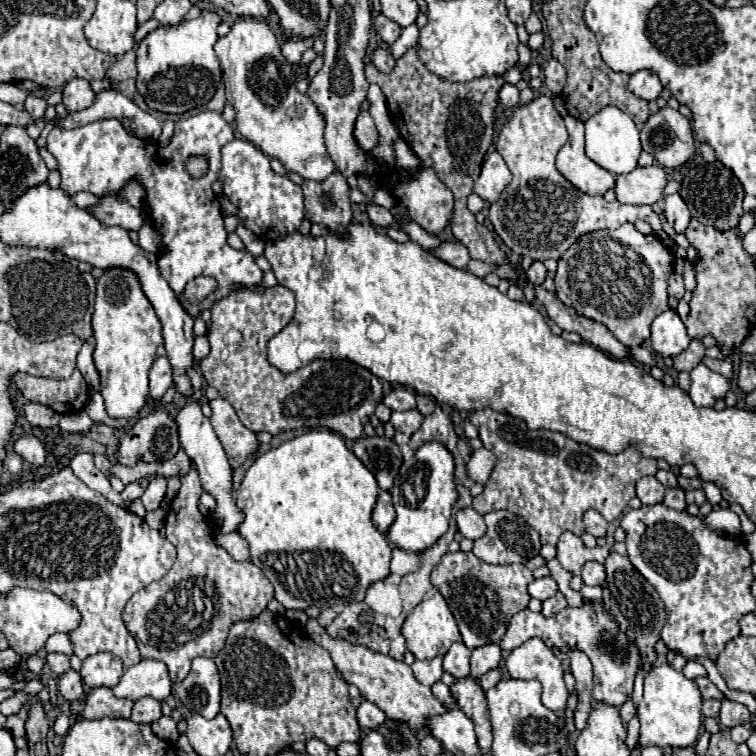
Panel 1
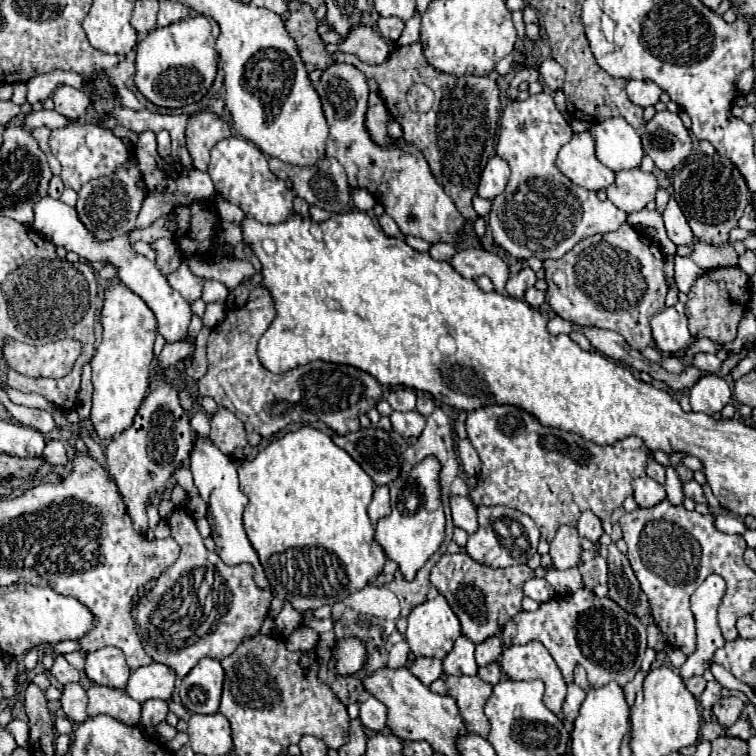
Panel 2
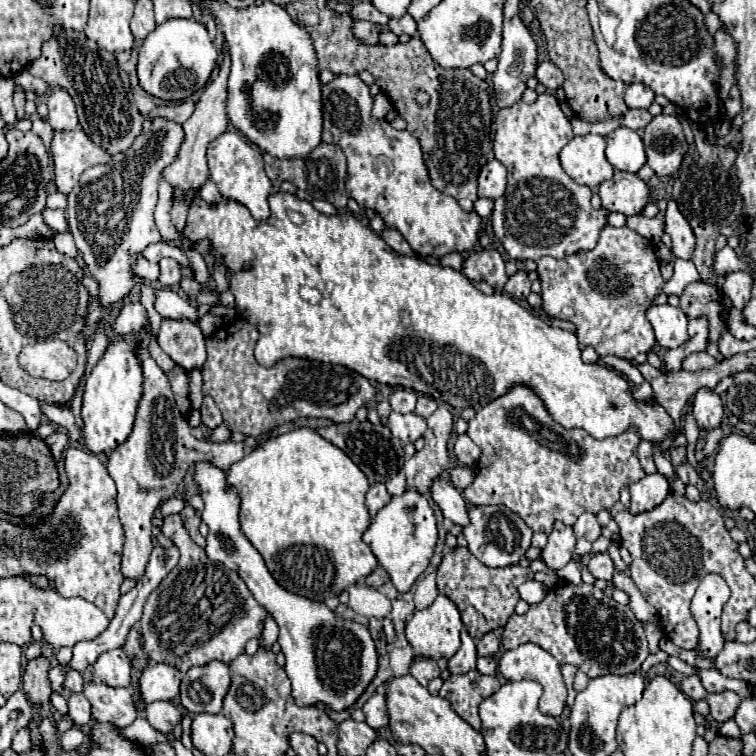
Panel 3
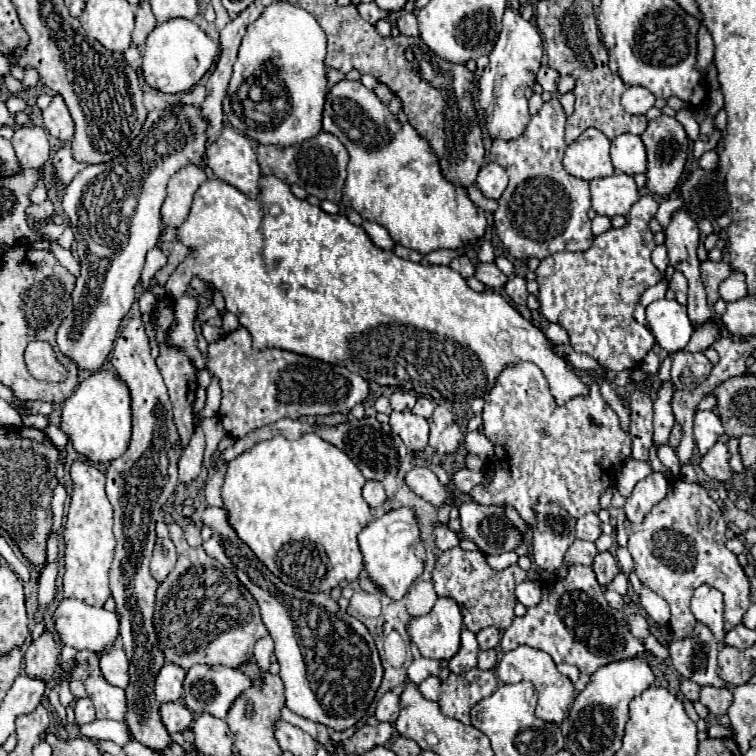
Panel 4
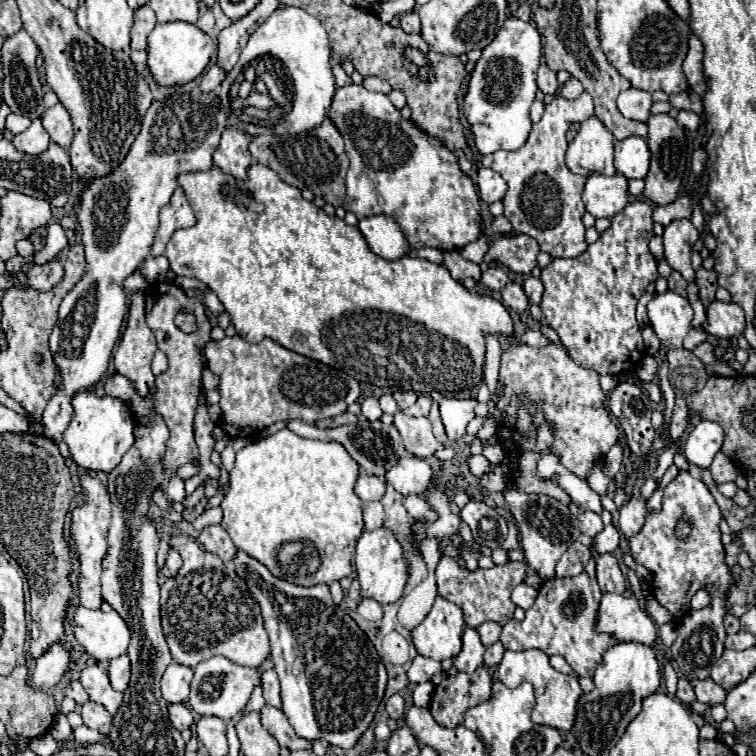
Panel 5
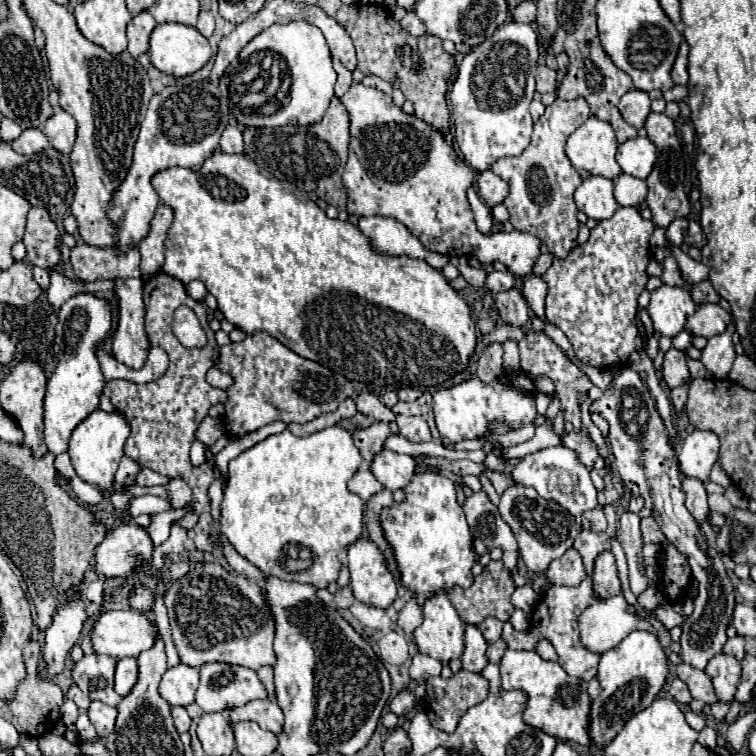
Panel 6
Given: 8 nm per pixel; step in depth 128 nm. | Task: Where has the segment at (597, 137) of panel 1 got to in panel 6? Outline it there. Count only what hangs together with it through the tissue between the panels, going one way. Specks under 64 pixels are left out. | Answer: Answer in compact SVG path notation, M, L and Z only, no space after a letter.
M640 134L618 146L616 162L624 174L646 180L656 162L656 146L648 140L646 134Z

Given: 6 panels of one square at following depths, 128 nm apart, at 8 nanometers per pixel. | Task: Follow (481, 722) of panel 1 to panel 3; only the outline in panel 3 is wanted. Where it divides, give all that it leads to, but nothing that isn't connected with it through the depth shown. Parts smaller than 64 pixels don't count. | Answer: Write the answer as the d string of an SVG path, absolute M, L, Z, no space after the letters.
M472 670L464 676L450 676L442 690L440 696L448 698L452 708L474 728L480 730L480 716L478 716L478 706L484 698L492 696L500 688L500 682L496 676L484 676L478 670Z

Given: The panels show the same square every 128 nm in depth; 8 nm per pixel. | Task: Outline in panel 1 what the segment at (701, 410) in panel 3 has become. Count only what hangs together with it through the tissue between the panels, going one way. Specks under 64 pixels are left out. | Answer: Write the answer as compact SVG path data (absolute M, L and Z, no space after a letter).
M698 364L690 372L690 398L696 406L714 406L718 398L724 398L730 390L730 384L718 372L712 372L706 364Z

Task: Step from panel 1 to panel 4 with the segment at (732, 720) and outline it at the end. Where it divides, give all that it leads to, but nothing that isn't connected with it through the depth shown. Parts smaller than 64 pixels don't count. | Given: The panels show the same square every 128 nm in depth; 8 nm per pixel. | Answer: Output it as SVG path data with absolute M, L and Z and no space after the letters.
M704 686L700 692L700 702L716 716L722 718L730 704L732 704L732 692L728 688L712 688L712 686Z

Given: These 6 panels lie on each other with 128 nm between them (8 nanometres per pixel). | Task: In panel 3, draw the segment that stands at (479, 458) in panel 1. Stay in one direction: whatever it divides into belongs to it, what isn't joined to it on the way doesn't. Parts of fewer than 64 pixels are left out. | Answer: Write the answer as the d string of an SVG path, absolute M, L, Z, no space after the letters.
M460 434L456 444L454 444L454 454L462 464L466 464L470 468L476 468L478 458L480 458L480 448L470 440L468 434Z

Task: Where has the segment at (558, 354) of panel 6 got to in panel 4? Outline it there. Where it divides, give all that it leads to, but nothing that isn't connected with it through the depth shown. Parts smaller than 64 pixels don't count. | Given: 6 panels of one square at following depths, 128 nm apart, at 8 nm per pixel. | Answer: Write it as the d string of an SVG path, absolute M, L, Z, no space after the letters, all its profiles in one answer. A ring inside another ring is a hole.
M550 324L548 330L546 330L546 336L548 336L552 342L558 342L558 344L568 342L568 332L566 332L560 324ZM516 364L512 368L506 368L500 376L492 392L486 396L486 404L482 410L482 426L480 432L492 442L494 446L494 458L488 462L484 480L480 486L474 486L470 490L470 498L478 504L494 504L494 506L512 506L520 514L520 518L536 528L538 512L534 510L536 504L558 504L562 506L572 518L580 518L588 512L598 514L600 512L600 496L606 492L606 488L614 486L616 474L624 466L626 460L632 458L630 446L632 438L628 430L622 430L618 414L606 404L606 400L600 394L600 386L594 380L594 374L604 376L602 370L586 370L580 372L584 380L588 380L590 396L586 398L574 398L564 406L556 406L552 400L548 382L544 380L544 374L534 364ZM588 416L598 420L598 426L588 424Z

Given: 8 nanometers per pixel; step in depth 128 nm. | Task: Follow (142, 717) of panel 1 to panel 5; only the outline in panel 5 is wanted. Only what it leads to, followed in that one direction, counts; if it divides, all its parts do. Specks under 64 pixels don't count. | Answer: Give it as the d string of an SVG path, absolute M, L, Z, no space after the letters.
M170 704L168 706L168 712L170 712L170 722L176 730L184 730L184 728L190 728L194 718L192 718L192 712L188 710L186 704Z

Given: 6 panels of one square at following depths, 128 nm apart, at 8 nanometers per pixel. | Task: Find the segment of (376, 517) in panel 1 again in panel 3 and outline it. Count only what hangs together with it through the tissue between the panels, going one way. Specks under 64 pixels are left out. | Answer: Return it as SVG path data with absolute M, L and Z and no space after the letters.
M384 484L370 486L370 490L366 494L366 506L370 510L370 516L374 518L376 512L388 504L388 500L390 500L390 494L388 494L388 490L386 490Z

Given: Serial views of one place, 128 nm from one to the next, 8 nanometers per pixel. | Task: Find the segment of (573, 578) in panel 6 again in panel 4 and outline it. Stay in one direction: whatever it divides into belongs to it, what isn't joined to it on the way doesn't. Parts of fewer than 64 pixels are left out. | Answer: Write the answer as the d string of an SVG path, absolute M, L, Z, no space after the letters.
M576 540L568 552L566 552L566 562L568 564L586 564L590 566L594 562L594 556L596 556L596 546L594 542L586 542L586 540Z

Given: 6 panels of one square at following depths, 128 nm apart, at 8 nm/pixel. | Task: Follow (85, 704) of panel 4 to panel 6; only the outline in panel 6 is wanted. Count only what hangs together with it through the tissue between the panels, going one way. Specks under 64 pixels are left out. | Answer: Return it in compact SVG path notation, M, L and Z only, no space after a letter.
M92 702L88 706L88 718L94 724L98 738L106 738L116 722L116 708L104 704L104 702Z

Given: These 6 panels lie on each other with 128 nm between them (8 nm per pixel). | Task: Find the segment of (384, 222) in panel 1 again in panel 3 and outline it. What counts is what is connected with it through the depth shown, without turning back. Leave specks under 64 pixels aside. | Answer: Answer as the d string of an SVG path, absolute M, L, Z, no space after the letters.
M386 228L380 236L382 236L382 238L384 238L384 242L386 242L390 248L394 248L396 252L400 252L400 254L408 254L408 256L416 256L416 254L414 254L414 250L406 244L404 236L402 236L396 228Z

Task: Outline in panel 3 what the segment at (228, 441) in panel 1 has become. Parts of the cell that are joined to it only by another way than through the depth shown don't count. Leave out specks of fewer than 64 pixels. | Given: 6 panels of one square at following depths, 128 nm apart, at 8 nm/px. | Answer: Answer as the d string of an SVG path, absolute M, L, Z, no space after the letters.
M222 422L218 428L214 428L212 432L210 432L210 436L206 438L206 440L210 442L228 442L232 438L232 432L230 432L230 428Z

